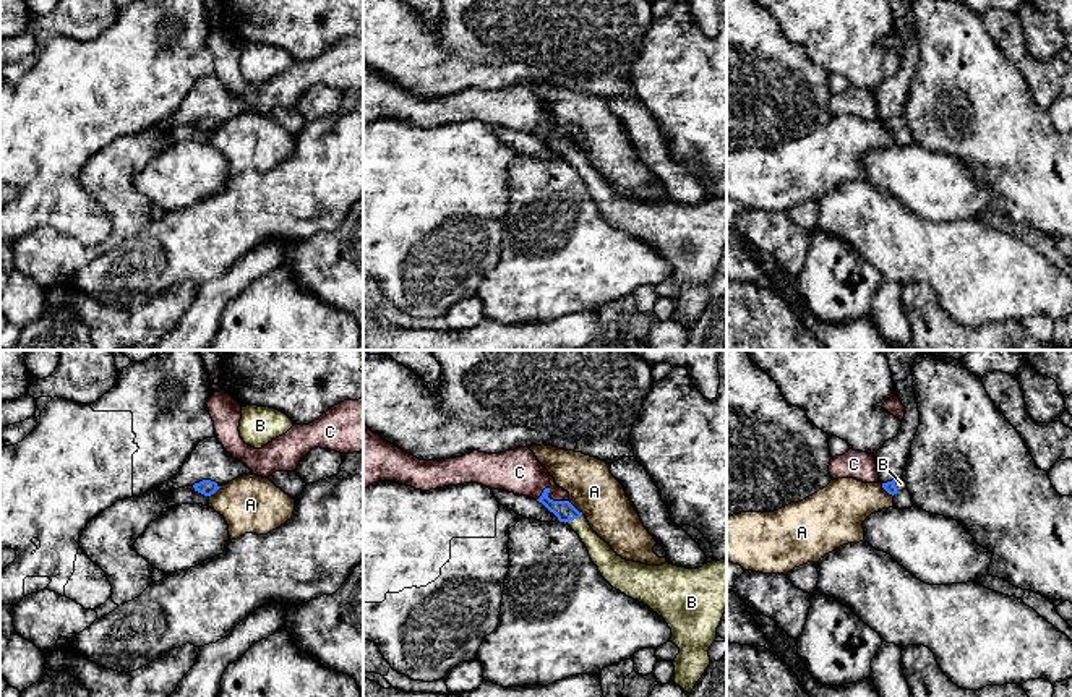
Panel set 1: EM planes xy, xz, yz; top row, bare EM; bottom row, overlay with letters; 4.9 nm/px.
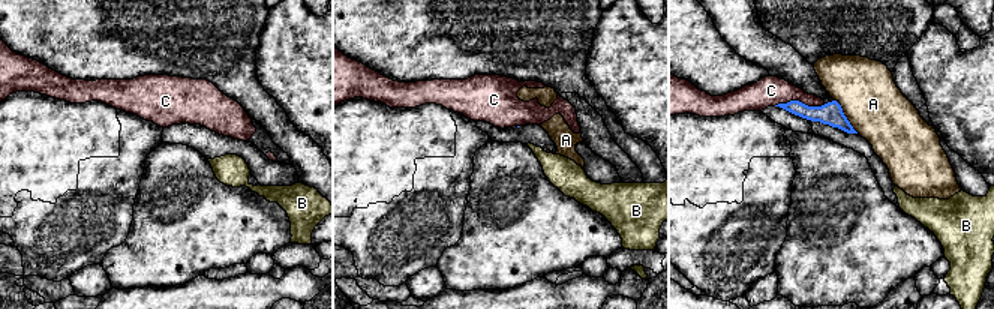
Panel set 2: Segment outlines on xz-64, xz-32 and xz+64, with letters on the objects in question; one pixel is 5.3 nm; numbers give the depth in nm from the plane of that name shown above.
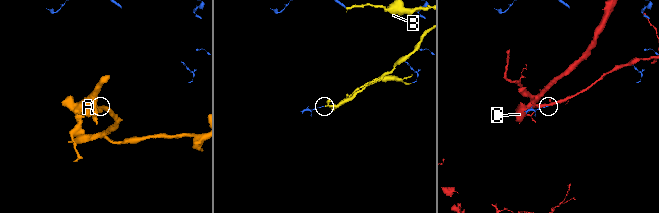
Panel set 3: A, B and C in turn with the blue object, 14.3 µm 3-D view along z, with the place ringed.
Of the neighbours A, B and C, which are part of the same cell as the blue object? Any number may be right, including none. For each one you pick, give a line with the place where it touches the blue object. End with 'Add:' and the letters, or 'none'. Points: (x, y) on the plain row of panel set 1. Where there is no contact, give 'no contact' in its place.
B: meets blue in xz at (573, 156)
Add: B

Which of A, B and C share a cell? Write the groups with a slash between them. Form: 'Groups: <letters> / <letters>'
Groups: A / B / C

